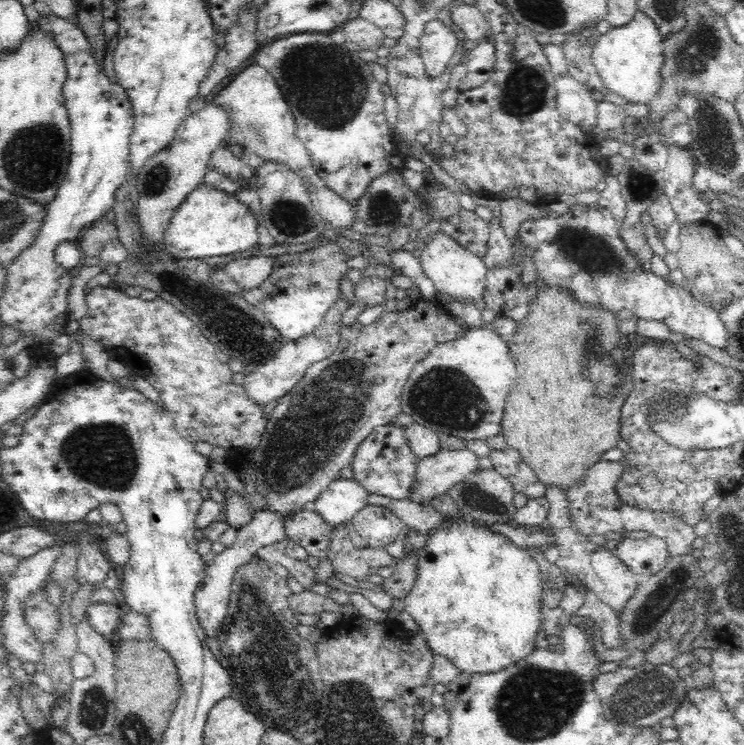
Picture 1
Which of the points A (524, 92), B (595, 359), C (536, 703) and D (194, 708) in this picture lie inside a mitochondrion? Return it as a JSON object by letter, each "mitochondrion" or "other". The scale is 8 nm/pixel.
{"A":"mitochondrion","B":"mitochondrion","C":"mitochondrion","D":"other"}

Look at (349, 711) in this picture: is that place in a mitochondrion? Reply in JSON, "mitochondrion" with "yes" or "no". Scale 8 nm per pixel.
{"mitochondrion":"yes"}

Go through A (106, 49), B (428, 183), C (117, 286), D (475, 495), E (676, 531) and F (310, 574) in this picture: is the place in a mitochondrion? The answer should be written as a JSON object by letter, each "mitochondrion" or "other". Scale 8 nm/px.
{"A":"other","B":"other","C":"other","D":"mitochondrion","E":"other","F":"other"}

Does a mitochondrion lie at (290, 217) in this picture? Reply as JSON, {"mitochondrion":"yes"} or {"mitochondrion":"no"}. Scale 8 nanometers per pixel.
{"mitochondrion":"yes"}

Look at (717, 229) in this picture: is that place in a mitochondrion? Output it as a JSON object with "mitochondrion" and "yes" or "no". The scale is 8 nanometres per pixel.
{"mitochondrion":"no"}

